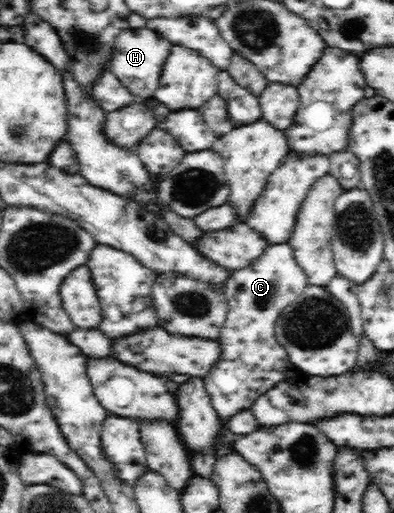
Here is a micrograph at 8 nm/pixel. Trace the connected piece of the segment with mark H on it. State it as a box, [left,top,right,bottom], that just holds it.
[111,29,171,97]

